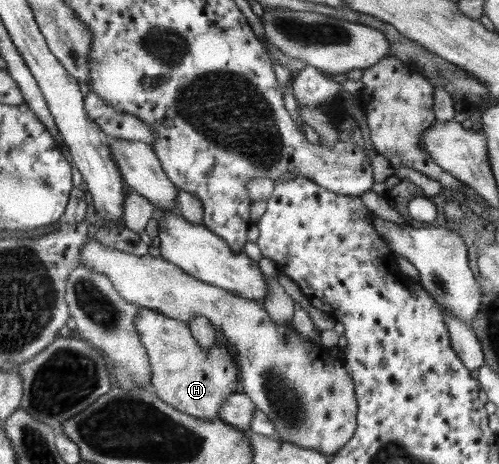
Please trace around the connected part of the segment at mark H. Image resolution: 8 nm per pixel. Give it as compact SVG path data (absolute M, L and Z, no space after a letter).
M140 307L134 324L148 353L152 369L151 390L155 396L179 412L207 421L216 419L220 408L224 408L228 398L236 394L240 381L232 348L215 344L210 350L203 350L192 336L188 323L151 308Z

